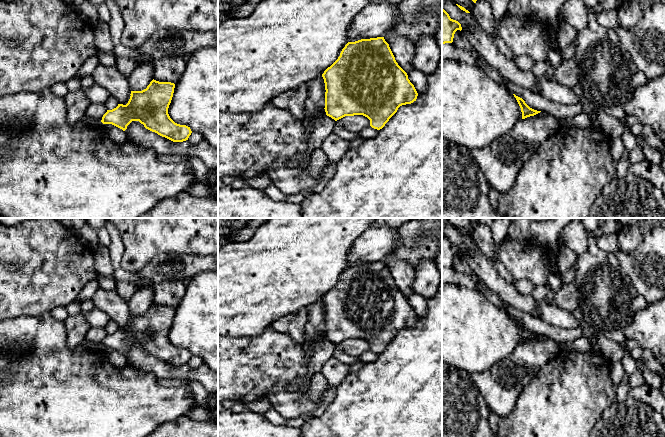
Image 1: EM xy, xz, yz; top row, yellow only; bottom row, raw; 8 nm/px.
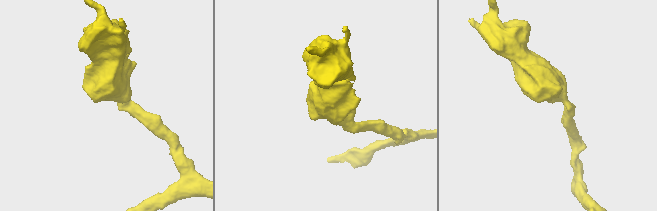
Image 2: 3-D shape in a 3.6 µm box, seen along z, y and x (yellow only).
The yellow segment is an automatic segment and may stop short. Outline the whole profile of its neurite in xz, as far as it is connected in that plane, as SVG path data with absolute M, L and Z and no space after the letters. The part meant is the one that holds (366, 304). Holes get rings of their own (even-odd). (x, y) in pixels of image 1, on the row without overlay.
M384 261L348 266L322 301L327 340L337 345L345 340L363 339L370 344L370 350L377 354L385 350L400 330L413 327L418 320Z

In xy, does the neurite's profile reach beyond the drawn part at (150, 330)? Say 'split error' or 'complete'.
complete

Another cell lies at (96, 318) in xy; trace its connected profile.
M95 307L91 311L82 314L89 323L90 327L94 328L105 328L111 320L105 312Z

